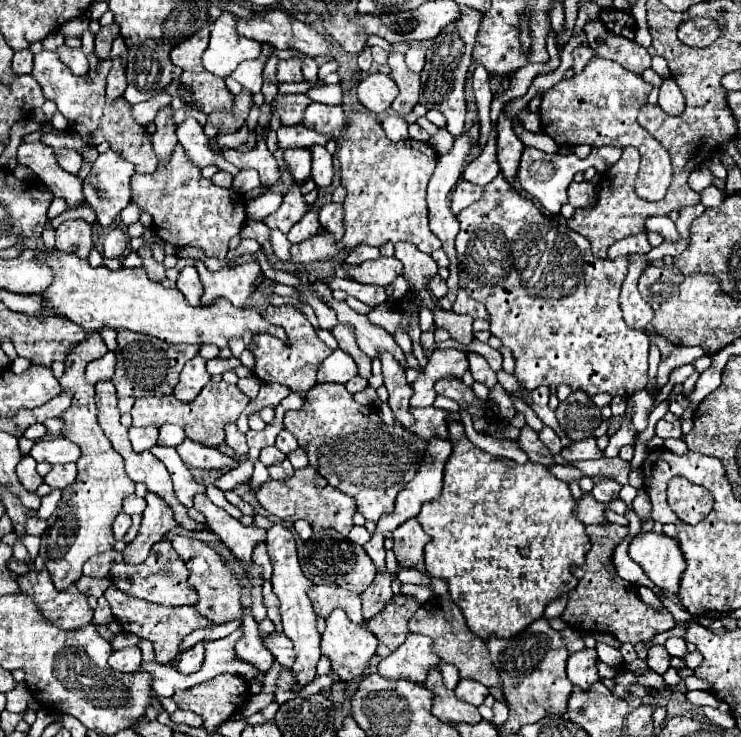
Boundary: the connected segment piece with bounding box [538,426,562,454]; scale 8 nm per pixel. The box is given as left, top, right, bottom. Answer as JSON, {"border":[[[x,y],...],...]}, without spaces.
{"border":[[[546,426],[538,436],[540,436],[540,440],[544,442],[544,446],[546,446],[552,454],[560,454],[562,444],[560,444],[560,438],[552,432],[552,428],[548,428],[548,426]]]}

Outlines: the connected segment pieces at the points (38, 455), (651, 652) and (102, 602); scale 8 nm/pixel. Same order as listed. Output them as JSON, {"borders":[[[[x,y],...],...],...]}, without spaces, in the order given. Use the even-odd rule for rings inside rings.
{"borders":[[[[54,438],[54,440],[44,440],[34,444],[30,450],[30,456],[36,462],[48,462],[48,464],[68,464],[76,462],[80,458],[80,448],[74,446],[74,442],[66,438]]],[[[654,644],[648,648],[648,656],[646,656],[646,664],[658,672],[658,674],[664,674],[668,668],[670,668],[670,654],[666,652],[664,646],[660,644]]],[[[102,596],[98,598],[98,606],[94,610],[94,622],[92,624],[110,624],[112,622],[112,612],[110,612],[110,606],[108,606],[108,600]]]]}

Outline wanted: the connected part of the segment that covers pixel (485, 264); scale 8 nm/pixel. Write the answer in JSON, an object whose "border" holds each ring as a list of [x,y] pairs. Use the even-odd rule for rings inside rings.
{"border":[[[500,174],[490,184],[484,186],[484,194],[480,196],[480,200],[476,200],[474,204],[470,204],[468,208],[464,208],[458,214],[458,222],[460,222],[460,232],[456,236],[456,254],[458,254],[458,266],[460,266],[460,286],[474,300],[484,304],[486,310],[490,312],[490,332],[494,336],[498,336],[506,348],[512,350],[514,360],[516,360],[514,374],[526,386],[526,390],[534,390],[538,386],[568,384],[572,390],[584,390],[588,396],[608,392],[612,396],[630,398],[636,390],[646,388],[646,382],[648,382],[648,334],[644,330],[630,328],[624,322],[622,310],[618,306],[620,286],[622,286],[622,282],[626,278],[626,270],[628,270],[628,258],[616,258],[616,260],[594,258],[594,254],[590,250],[590,242],[586,238],[582,238],[580,234],[576,234],[574,230],[568,230],[564,218],[554,218],[554,220],[546,218],[530,198],[524,198],[522,194],[516,192],[514,186],[508,186],[508,182],[504,182],[504,178],[500,178]]]}

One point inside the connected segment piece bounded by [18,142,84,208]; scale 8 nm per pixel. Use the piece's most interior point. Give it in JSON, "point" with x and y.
{"point":[40,158]}

